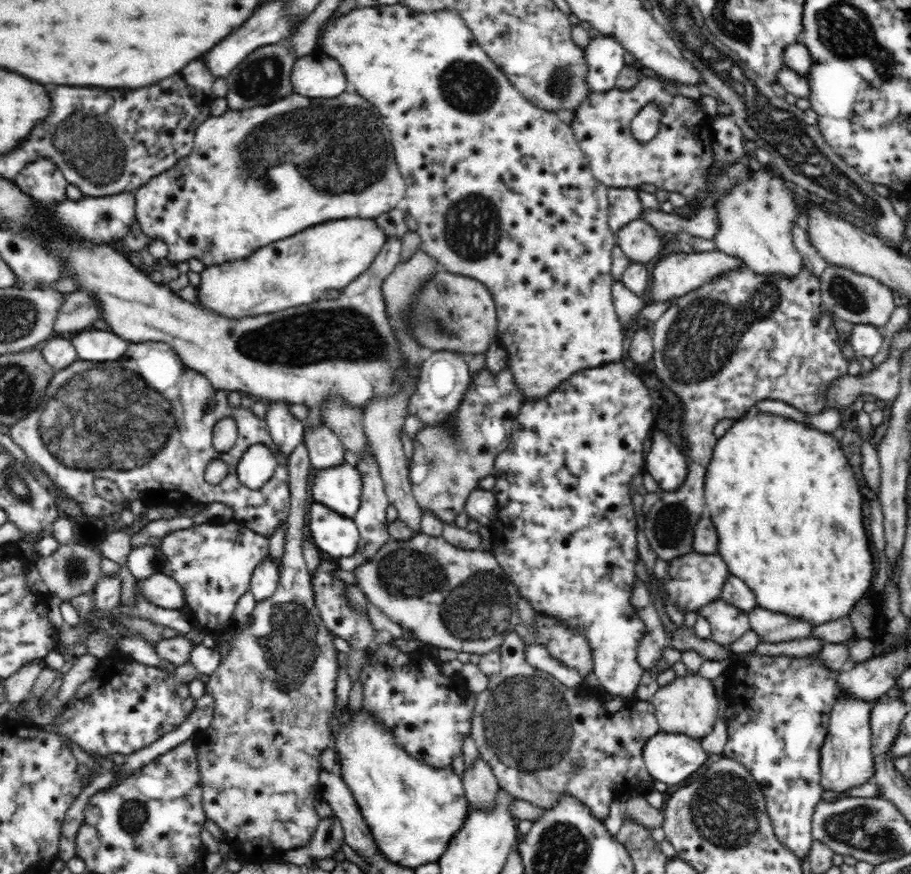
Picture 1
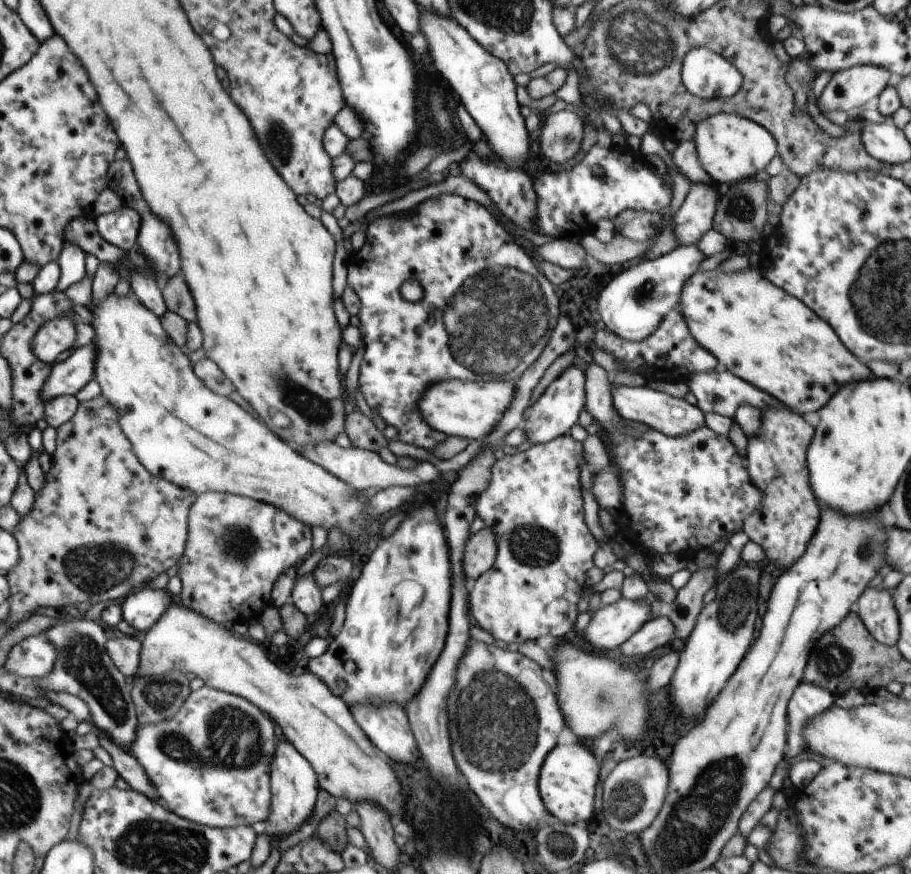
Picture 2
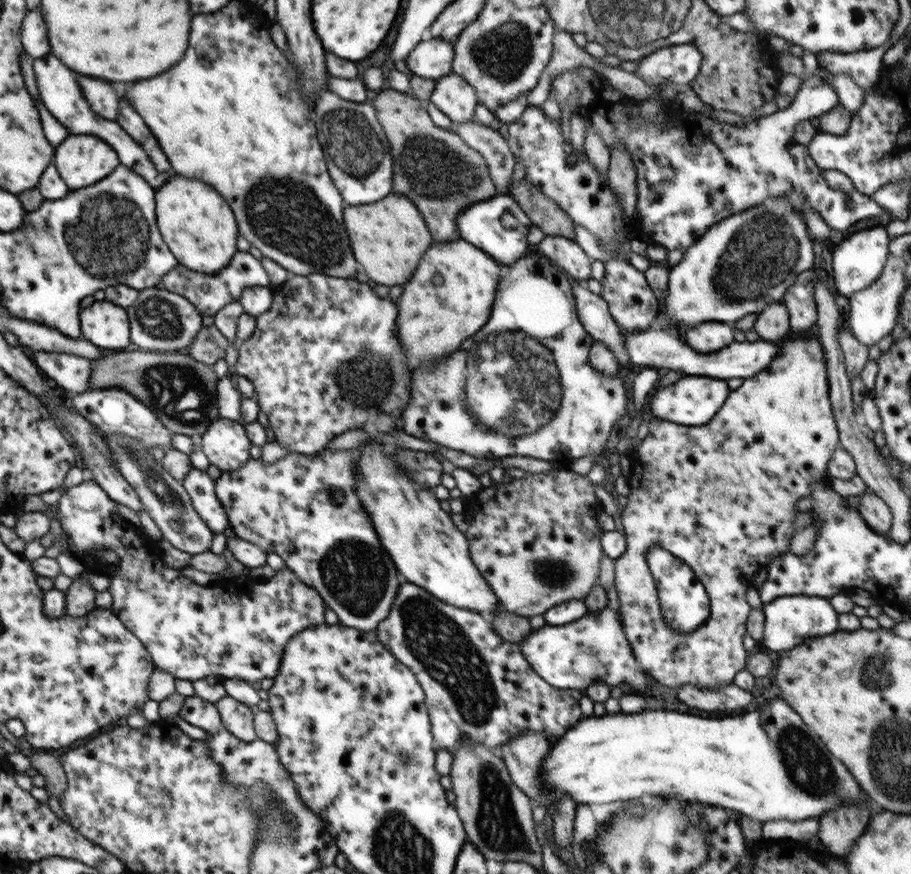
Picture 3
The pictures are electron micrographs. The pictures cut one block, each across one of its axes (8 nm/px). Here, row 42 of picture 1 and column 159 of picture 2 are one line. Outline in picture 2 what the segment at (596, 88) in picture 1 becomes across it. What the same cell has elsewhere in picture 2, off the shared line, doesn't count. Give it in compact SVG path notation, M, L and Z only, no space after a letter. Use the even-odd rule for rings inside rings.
M145 588L136 591L124 599L121 604L123 619L140 632L141 636L167 612L174 598L175 596L166 588Z

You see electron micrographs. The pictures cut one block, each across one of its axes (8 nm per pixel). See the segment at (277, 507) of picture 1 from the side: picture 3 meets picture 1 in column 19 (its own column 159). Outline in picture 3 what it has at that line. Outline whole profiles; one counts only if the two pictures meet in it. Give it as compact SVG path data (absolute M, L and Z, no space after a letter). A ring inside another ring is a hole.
M89 390L73 394L67 398L68 404L79 416L86 418L88 423L102 430L105 434L126 434L140 439L146 447L160 446L166 450L176 447L176 437L168 431L157 418L156 412L146 407L140 399L130 395L128 391L118 390Z

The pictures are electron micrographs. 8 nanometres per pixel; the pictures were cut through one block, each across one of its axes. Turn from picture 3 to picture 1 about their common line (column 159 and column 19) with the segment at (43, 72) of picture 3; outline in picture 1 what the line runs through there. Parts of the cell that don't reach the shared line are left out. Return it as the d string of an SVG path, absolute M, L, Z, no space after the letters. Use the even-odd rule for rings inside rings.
M51 158L30 160L21 167L14 183L22 192L36 200L56 203L67 197L66 184L69 183L58 168Z

